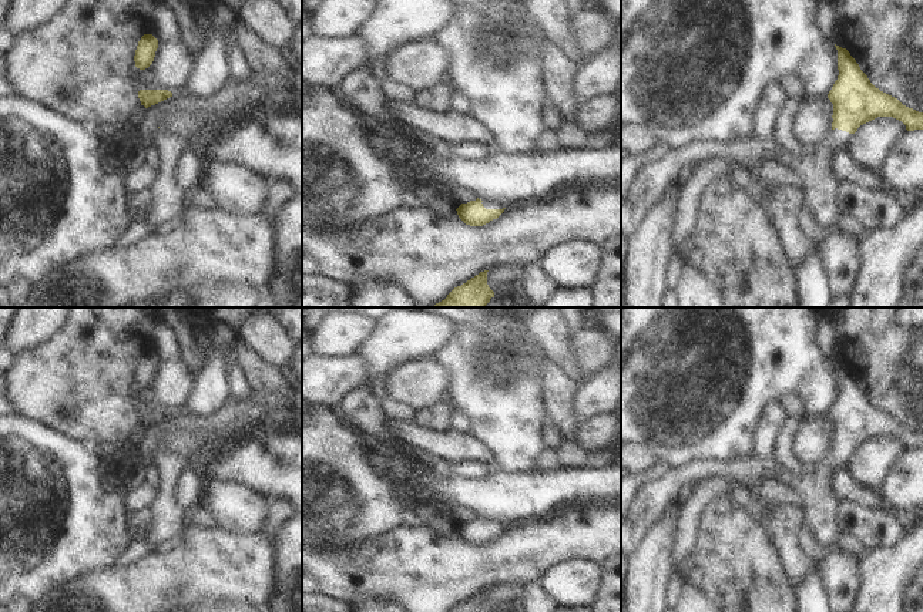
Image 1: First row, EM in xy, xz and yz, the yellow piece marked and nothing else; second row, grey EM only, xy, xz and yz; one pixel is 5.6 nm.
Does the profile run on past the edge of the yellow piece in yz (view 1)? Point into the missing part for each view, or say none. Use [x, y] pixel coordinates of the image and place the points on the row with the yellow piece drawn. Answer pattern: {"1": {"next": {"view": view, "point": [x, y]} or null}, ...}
{"1": {"next": {"view": "yz", "point": [815, 175]}}}

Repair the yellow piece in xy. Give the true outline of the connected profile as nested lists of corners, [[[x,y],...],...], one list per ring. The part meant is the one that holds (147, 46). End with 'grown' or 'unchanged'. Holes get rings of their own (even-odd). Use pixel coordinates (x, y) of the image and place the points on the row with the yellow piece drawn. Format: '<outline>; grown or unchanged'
[[[144,34],[138,41],[134,61],[135,67],[140,70],[148,68],[155,57],[155,51],[158,48],[158,40],[152,34]]]; unchanged

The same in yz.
[[[836,46],[839,75],[828,98],[833,104],[832,131],[823,141],[813,148],[805,158],[795,159],[792,165],[778,161],[765,161],[762,164],[748,164],[752,175],[761,175],[773,185],[792,185],[805,192],[805,206],[822,226],[838,223],[842,213],[839,212],[838,191],[842,182],[838,179],[832,159],[836,152],[848,149],[848,139],[857,128],[877,117],[893,117],[906,125],[907,131],[923,130],[923,112],[903,105],[897,98],[876,88],[867,75],[860,70],[856,60],[846,48]]]; grown

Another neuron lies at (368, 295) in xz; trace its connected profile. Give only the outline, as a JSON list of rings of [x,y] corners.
[[[353,283],[350,307],[416,307],[416,305],[393,283]]]

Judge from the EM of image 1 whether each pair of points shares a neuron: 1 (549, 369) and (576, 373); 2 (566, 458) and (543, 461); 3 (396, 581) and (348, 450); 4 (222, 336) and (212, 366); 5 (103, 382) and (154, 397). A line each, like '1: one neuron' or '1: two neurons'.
1: two neurons
2: one neuron
3: two neurons
4: one neuron
5: two neurons

